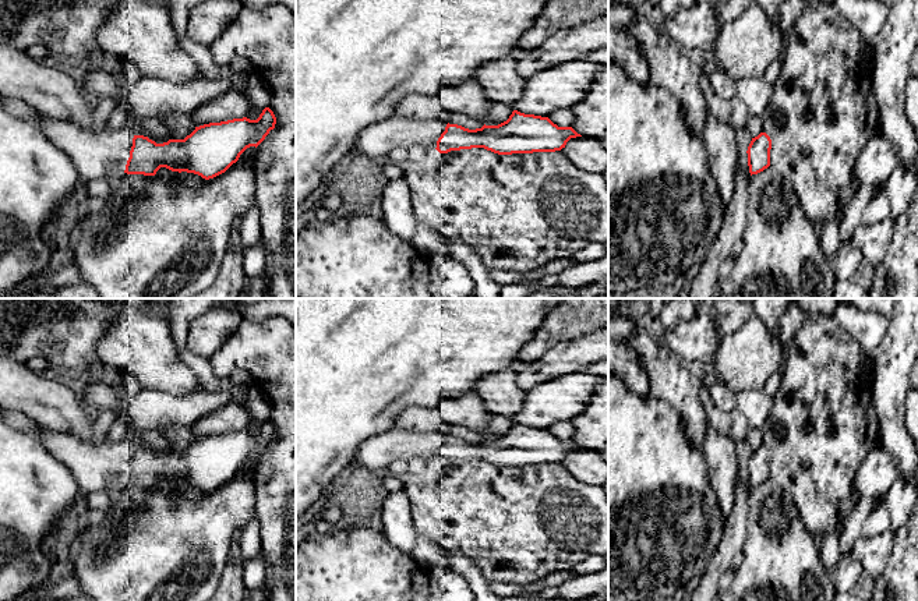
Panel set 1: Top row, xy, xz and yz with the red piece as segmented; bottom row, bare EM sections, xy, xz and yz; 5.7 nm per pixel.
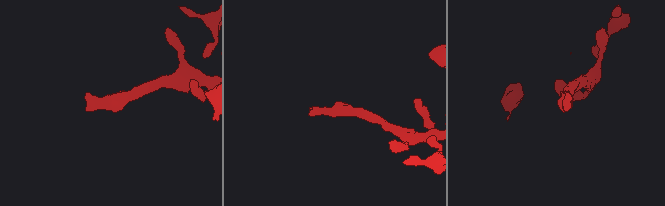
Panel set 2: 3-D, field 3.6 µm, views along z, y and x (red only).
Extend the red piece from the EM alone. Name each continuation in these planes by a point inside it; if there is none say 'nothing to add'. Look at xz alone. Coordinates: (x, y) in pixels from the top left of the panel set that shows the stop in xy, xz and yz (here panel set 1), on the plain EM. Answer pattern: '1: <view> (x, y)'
1: xz (375, 453)

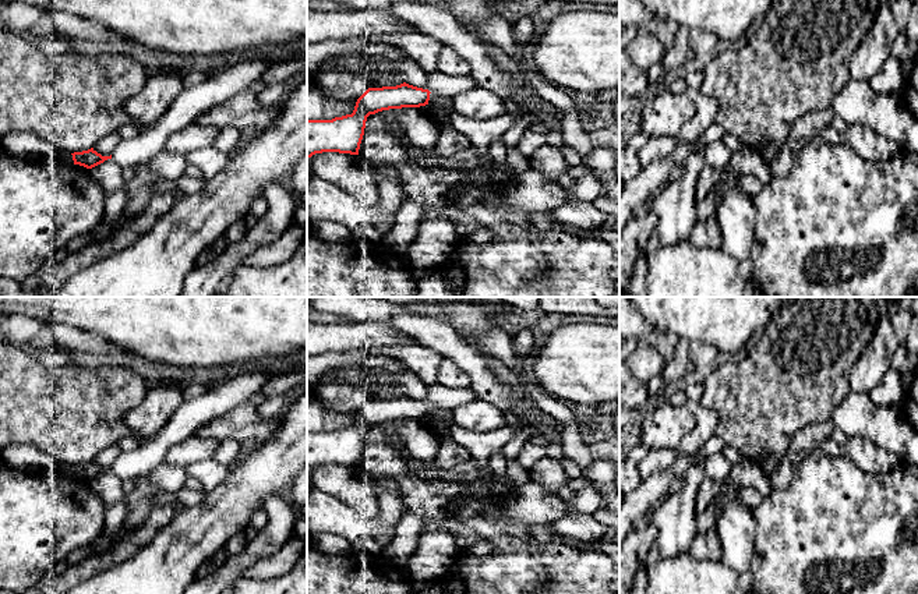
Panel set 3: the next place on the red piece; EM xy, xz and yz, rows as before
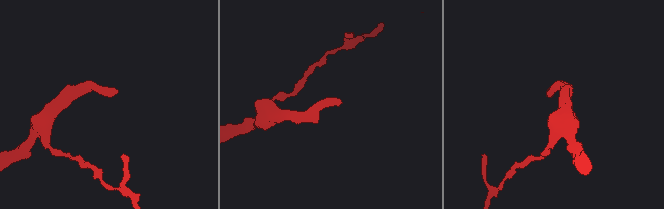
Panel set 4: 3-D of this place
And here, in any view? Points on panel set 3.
1: xz (438, 395)

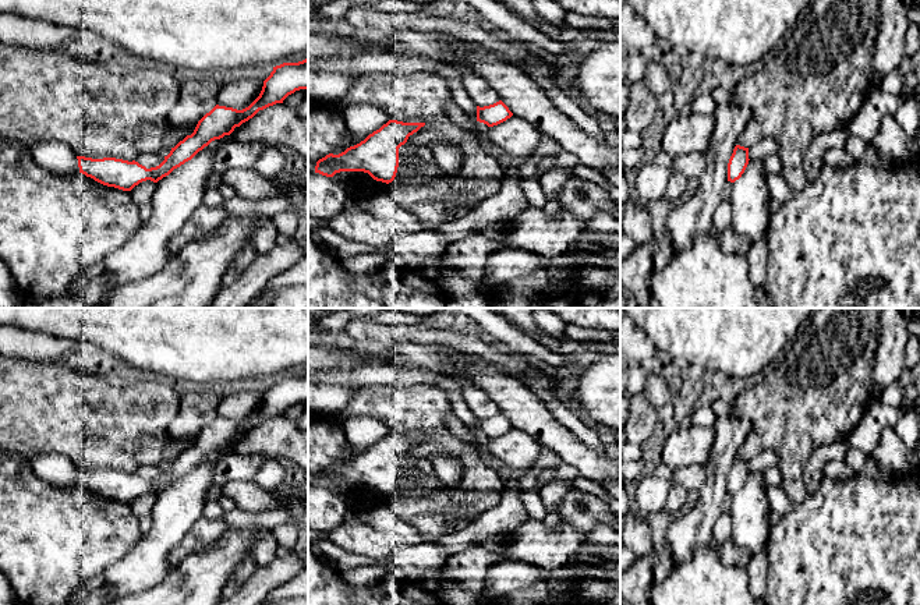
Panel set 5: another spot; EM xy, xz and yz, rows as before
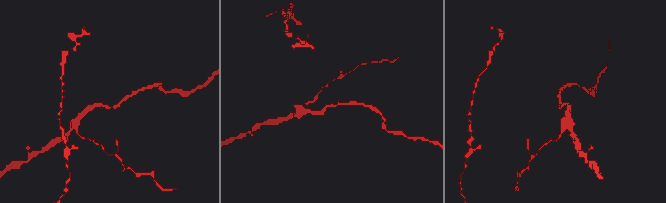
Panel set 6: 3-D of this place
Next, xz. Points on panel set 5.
nothing to add

